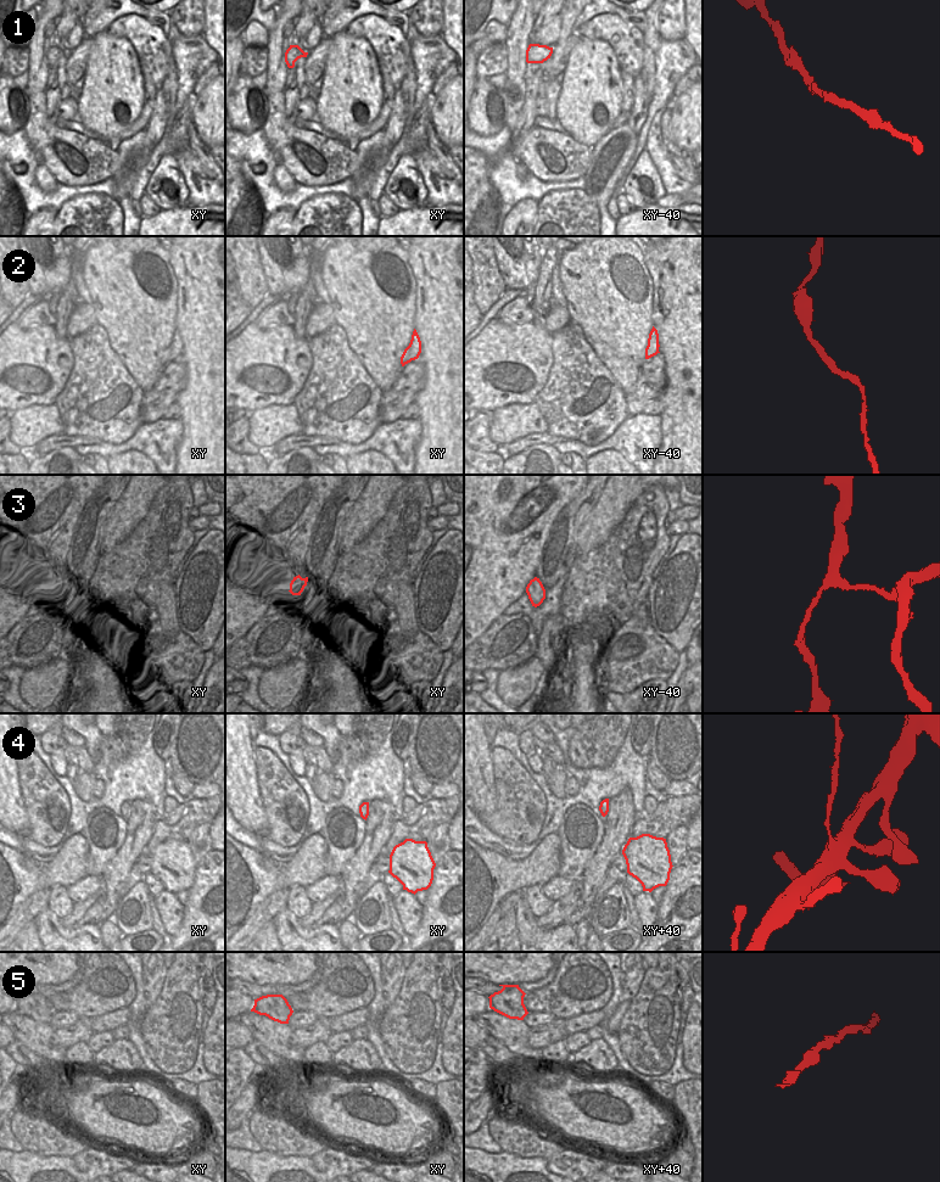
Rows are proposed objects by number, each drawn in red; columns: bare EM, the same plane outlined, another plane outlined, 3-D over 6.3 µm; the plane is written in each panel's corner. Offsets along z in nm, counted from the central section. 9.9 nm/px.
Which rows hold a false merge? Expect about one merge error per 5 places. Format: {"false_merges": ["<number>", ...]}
{"false_merges": ["4"]}

